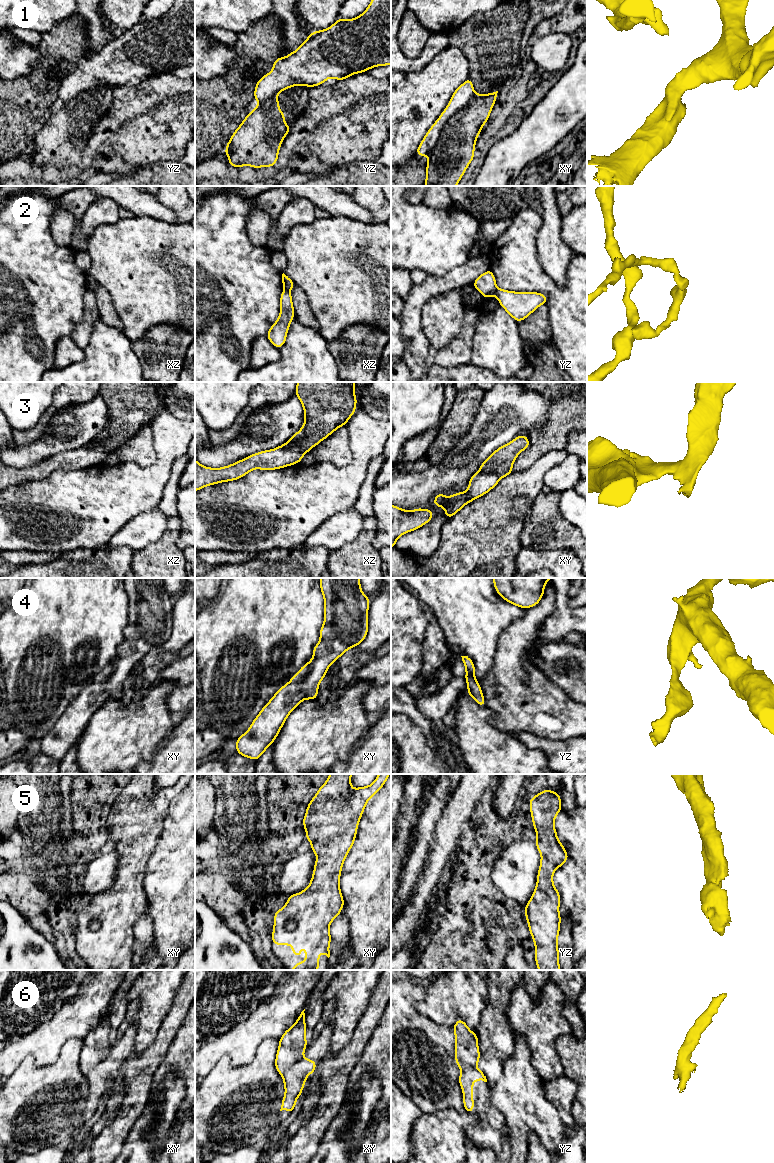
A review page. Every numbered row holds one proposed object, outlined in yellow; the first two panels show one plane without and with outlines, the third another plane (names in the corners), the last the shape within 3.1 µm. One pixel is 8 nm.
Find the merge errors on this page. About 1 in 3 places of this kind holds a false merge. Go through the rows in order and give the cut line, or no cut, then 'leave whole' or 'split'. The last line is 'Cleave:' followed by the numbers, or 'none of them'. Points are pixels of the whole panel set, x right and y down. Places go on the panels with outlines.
1: xy (474, 93), (448, 119), (435, 146), (428, 155) | split
2: yz (498, 289), (494, 294) | split
3: xy (480, 470), (486, 473), (493, 473), (499, 479) | split
4: no cut | leave whole
5: no cut | leave whole
6: no cut | leave whole
Cleave: 1, 2, 3

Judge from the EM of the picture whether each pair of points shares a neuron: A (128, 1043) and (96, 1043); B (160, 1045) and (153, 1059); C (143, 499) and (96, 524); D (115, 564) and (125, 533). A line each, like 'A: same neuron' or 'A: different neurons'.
A: same neuron
B: same neuron
C: same neuron
D: different neurons

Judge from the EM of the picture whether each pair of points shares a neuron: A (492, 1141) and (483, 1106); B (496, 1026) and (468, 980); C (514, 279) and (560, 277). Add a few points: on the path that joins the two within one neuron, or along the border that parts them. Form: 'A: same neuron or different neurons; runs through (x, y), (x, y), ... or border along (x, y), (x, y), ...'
A: same neuron; runs through (492, 1132), (492, 1120), (488, 1115)
B: different neurons; border along (489, 996), (488, 1003), (481, 1014), (479, 1027)
C: different neurons; border along (537, 257), (537, 260), (548, 276), (563, 288)

